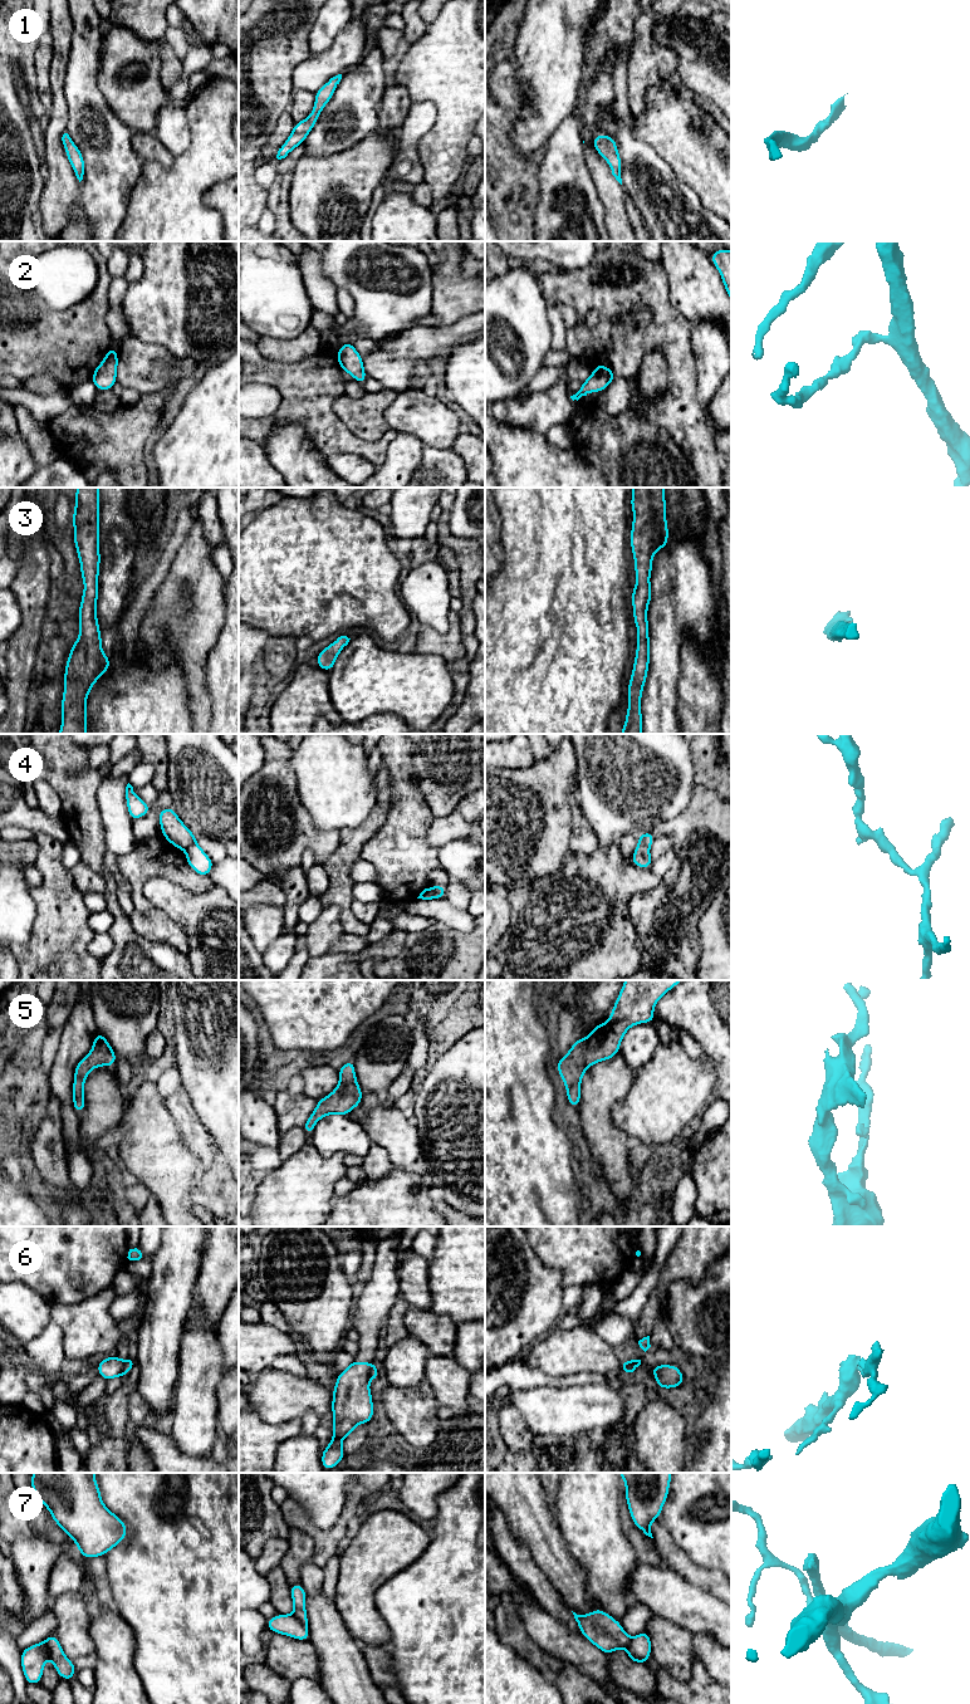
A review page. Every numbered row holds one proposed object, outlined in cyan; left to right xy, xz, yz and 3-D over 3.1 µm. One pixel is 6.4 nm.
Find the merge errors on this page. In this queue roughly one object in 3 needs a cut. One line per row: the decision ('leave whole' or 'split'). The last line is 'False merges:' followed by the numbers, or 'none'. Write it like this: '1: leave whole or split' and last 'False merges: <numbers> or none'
1: leave whole
2: leave whole
3: leave whole
4: split
5: leave whole
6: split
7: split
False merges: 4, 6, 7

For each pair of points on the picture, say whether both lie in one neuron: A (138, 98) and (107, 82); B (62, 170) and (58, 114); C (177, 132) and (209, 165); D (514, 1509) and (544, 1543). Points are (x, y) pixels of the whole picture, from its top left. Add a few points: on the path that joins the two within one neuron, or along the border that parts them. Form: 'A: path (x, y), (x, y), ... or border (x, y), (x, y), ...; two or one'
A: path (131, 91), (128, 88), (118, 88), (114, 84); one
B: path (55, 156), (55, 128); one
C: border (187, 116), (189, 146), (175, 156); two
D: path (523, 1518), (539, 1534); one

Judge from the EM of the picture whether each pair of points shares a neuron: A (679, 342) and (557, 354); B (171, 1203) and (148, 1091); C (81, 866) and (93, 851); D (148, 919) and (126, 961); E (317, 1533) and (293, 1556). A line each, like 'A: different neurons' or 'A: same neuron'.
A: different neurons
B: same neuron
C: different neurons
D: different neurons
E: different neurons

